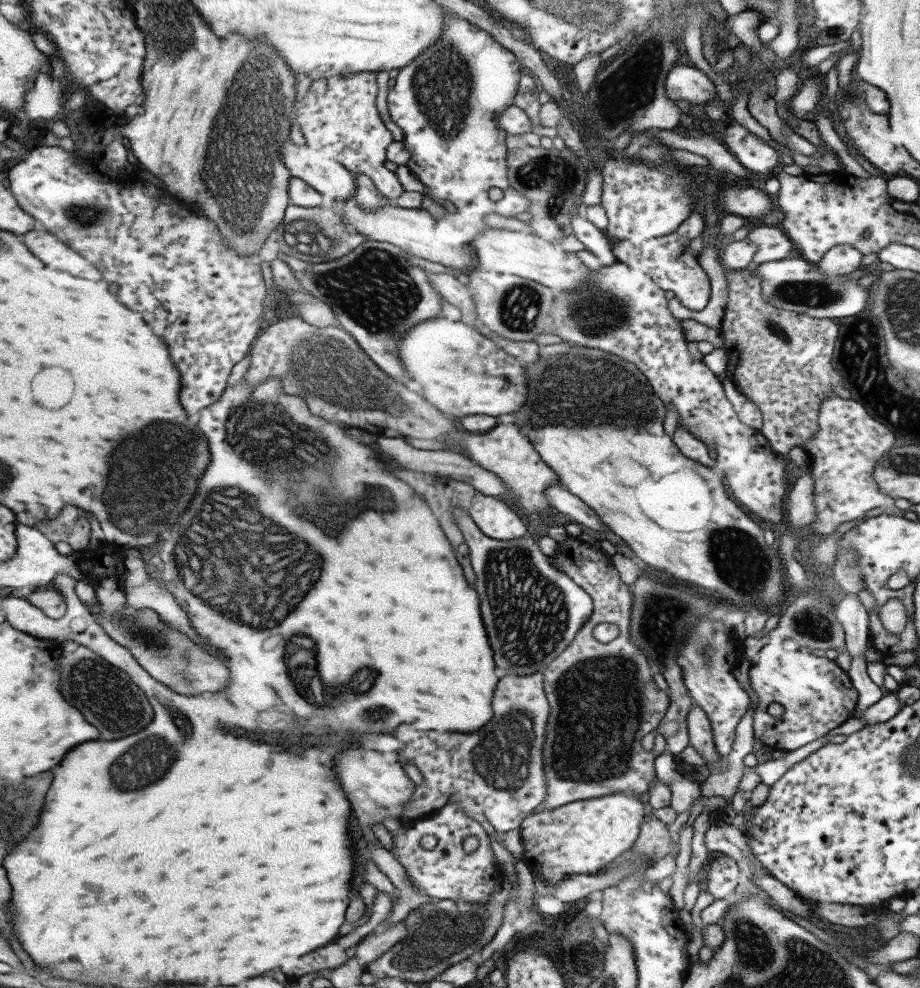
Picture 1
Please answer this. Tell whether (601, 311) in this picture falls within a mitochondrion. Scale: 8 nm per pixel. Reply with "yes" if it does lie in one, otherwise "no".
yes

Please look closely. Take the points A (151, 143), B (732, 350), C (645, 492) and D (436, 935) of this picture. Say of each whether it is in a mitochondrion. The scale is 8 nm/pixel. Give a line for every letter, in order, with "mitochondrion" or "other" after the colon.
A: other
B: other
C: other
D: mitochondrion

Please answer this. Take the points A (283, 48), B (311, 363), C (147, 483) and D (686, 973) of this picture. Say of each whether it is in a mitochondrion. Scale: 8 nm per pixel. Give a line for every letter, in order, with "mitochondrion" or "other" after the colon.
A: mitochondrion
B: mitochondrion
C: mitochondrion
D: other

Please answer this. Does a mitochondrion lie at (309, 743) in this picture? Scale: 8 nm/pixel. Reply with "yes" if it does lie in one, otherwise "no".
yes

